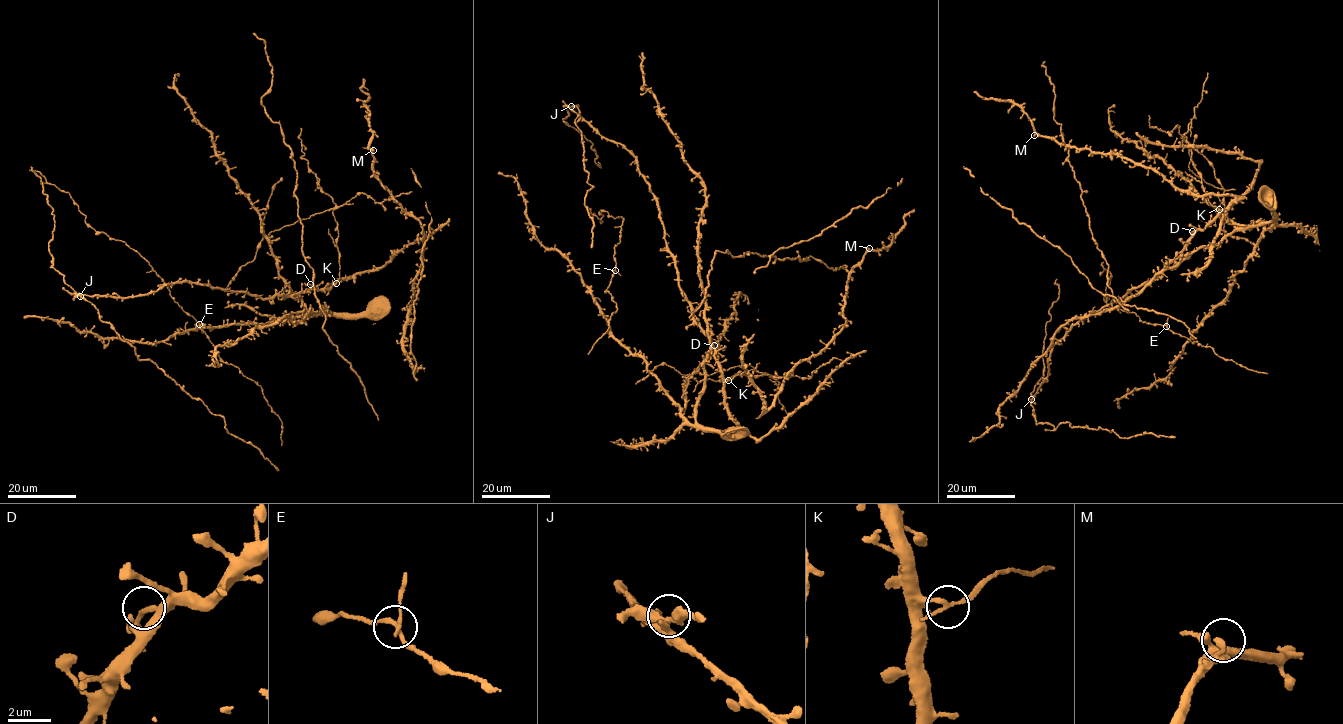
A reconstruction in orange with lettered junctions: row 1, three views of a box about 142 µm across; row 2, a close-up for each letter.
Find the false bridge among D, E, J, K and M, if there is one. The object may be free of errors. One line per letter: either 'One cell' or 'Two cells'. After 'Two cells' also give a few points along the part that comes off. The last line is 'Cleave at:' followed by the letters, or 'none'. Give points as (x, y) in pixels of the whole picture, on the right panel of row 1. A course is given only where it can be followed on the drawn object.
D: One cell
E: One cell
J: One cell
K: Two cells. Course of the part to remove: (1219, 208), (1208, 201), (1188, 148), (1189, 170), (1224, 189), (1226, 232), (1255, 244)
M: One cell
Cleave at: K

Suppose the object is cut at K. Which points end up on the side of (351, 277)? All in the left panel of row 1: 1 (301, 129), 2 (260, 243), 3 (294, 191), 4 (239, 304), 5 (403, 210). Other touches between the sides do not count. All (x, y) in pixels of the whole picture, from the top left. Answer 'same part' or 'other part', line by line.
1: other part
2: other part
3: same part
4: same part
5: same part

